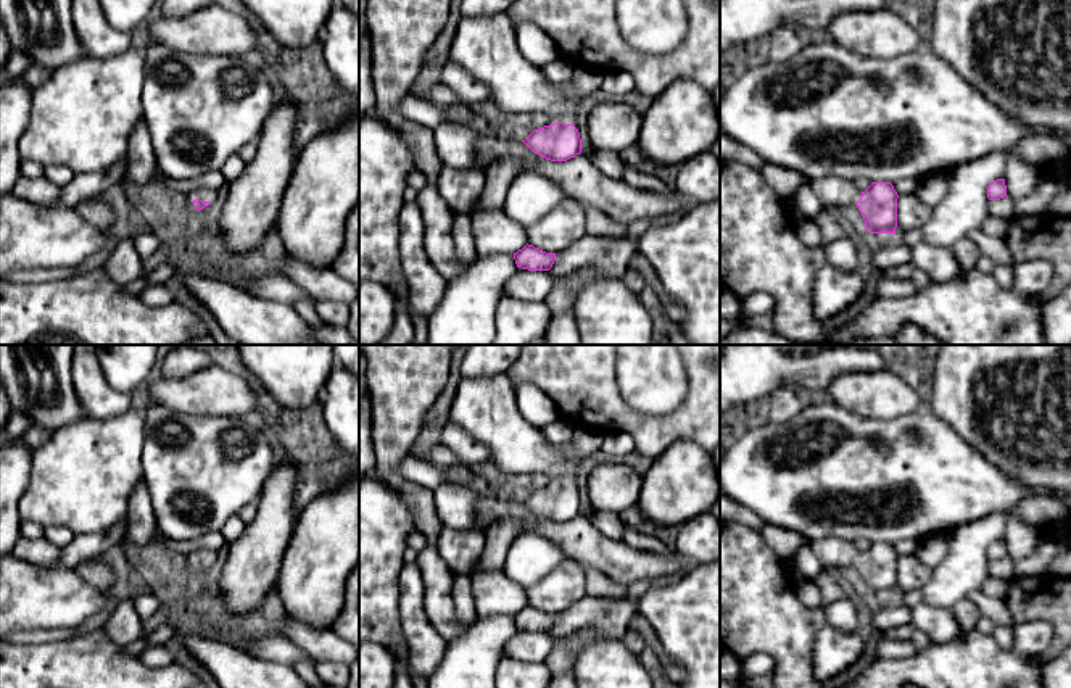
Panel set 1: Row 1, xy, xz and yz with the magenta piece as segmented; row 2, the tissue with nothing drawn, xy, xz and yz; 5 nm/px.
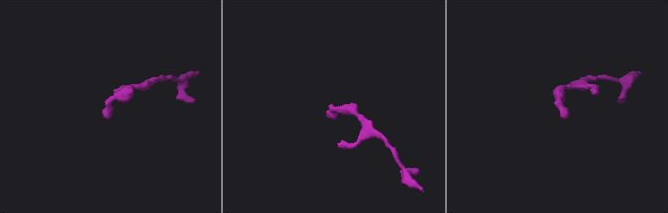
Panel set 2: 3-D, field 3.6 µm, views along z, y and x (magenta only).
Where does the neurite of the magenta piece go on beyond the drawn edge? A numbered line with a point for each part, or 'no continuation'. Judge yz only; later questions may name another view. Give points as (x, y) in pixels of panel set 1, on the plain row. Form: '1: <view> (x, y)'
1: yz (833, 553)

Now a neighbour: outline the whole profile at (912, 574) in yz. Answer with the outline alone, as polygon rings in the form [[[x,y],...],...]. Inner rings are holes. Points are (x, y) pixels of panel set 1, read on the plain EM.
[[[913,554],[897,559],[897,595],[921,590],[931,578],[932,570]]]

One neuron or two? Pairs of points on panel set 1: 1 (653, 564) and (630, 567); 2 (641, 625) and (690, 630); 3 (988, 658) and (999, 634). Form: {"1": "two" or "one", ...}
{"1": "one", "2": "two", "3": "two"}

